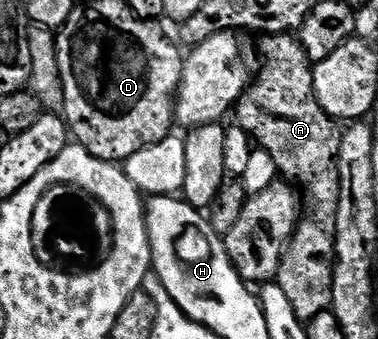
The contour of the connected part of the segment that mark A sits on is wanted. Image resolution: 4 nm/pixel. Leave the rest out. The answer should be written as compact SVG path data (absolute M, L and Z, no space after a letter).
M268 34L261 40L264 40L260 44L264 65L240 96L234 117L235 123L244 128L259 147L260 144L264 147L265 154L284 175L281 177L285 181L304 184L306 214L301 215L296 231L284 250L275 283L282 286L297 318L307 322L332 307L332 271L336 265L336 223L340 197L338 150L342 128L326 114L326 110L322 110L314 94L314 65L299 39L292 34Z

